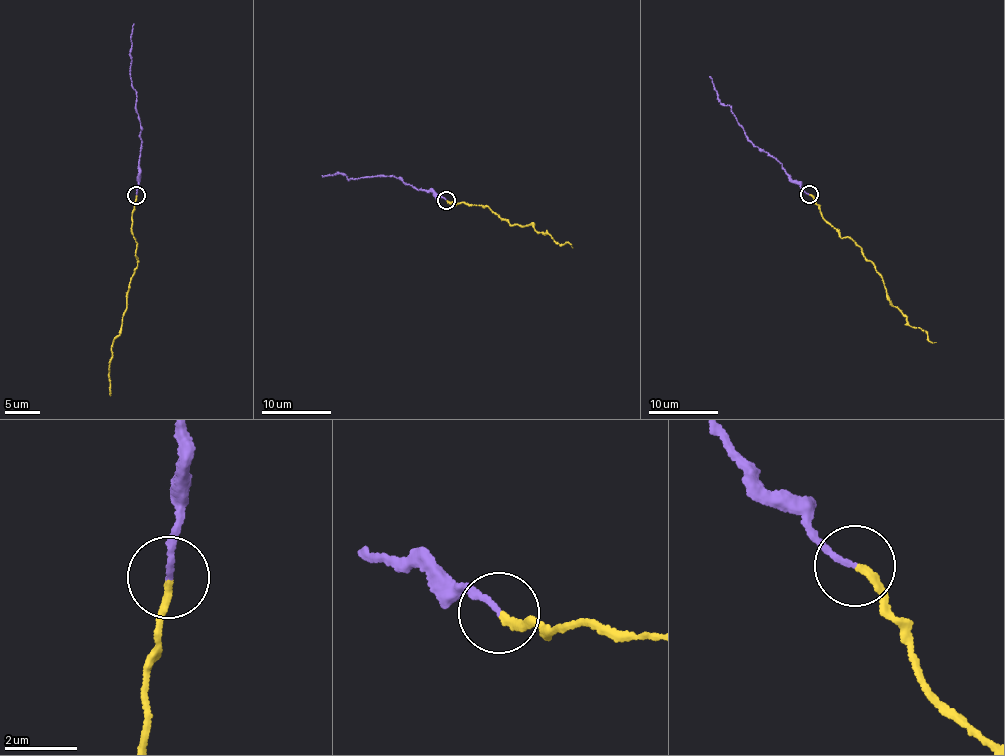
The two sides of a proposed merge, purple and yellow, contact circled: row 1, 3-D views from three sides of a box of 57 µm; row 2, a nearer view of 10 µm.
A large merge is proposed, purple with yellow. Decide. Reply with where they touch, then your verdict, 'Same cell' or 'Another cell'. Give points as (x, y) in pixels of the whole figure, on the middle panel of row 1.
Place: (446, 200). Same cell

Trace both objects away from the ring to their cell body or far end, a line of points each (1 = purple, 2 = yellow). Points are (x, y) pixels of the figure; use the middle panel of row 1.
1: (446, 200), (392, 176), (350, 179), (340, 172), (323, 175)
2: (446, 200), (485, 205), (508, 222), (520, 225), (530, 223), (557, 243), (567, 243), (573, 247)

